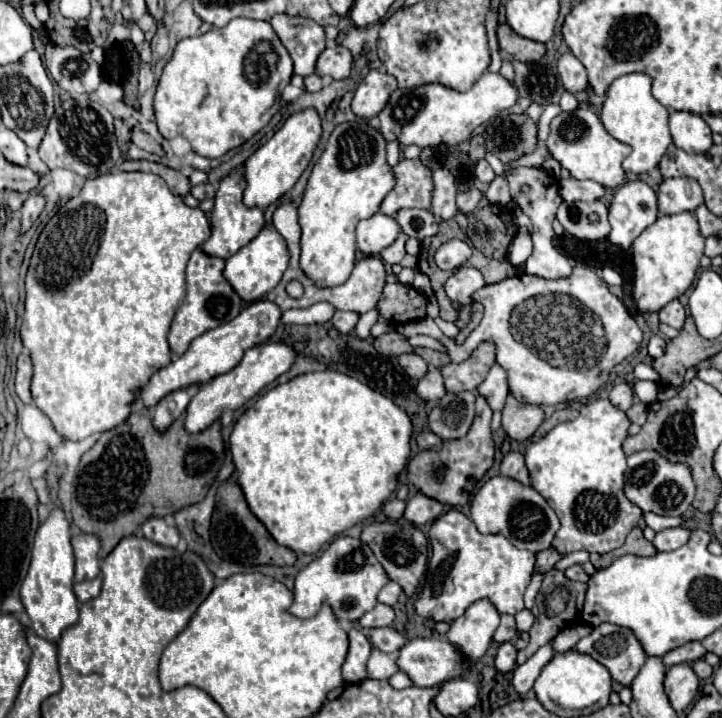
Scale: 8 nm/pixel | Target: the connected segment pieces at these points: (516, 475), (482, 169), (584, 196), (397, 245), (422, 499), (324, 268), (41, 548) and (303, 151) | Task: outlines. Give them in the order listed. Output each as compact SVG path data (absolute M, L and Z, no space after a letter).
M509 452L509 454L503 458L499 474L517 480L517 482L521 482L523 486L529 484L529 472L527 472L527 468L525 468L523 454L517 454L517 452Z
M479 160L479 162L475 164L475 176L477 176L477 180L489 184L489 182L495 178L495 172L489 168L489 164L487 164L485 160Z
M567 178L559 182L559 196L563 198L563 202L571 204L577 200L597 200L605 194L605 188L593 180L575 180L575 178Z
M399 234L399 238L389 248L385 248L381 252L381 260L385 264L399 264L403 260L403 254L405 254L405 240L407 240L407 236Z
M411 496L405 508L403 518L413 526L425 526L433 520L437 520L443 514L443 506L435 500L427 500L427 496Z
M345 122L339 124L329 140L327 146L313 166L309 182L303 192L303 200L299 204L299 224L301 224L301 270L309 280L313 280L319 288L339 286L343 284L355 266L355 226L363 218L371 218L377 210L387 192L395 186L395 178L391 166L385 160L385 140L383 136L369 126L367 122Z
M51 508L47 520L41 522L37 528L29 574L21 586L21 600L31 618L31 630L53 642L57 642L61 632L73 626L79 618L77 596L73 592L71 520L63 508Z
M309 108L303 112L297 112L295 116L289 116L283 128L271 140L267 140L255 154L247 158L245 162L247 188L243 194L243 204L247 208L265 210L267 206L279 202L279 198L295 186L303 170L309 166L313 150L319 144L319 138L321 138L321 124L315 110Z

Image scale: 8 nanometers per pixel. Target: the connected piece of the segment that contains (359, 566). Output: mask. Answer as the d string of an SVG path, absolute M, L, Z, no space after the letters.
M339 536L319 558L315 558L295 576L295 598L289 612L297 618L311 618L319 612L323 602L327 602L333 608L335 618L343 624L349 624L359 620L367 610L377 604L377 594L387 582L387 574L383 572L383 568L379 568L379 562L375 560L367 544L357 538Z

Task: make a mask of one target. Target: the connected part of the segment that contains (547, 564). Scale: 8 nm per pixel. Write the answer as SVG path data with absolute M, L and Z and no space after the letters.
M549 548L549 550L543 550L543 552L539 552L537 554L537 560L535 560L535 570L539 572L539 574L545 574L545 572L549 572L561 558L563 558L565 554L561 554L561 552L557 552L555 548Z

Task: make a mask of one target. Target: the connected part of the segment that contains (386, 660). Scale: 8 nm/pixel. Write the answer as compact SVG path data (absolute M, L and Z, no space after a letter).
M371 652L369 660L367 660L367 678L373 680L387 680L389 676L393 676L397 672L395 668L395 660L393 656L387 656L383 652Z

